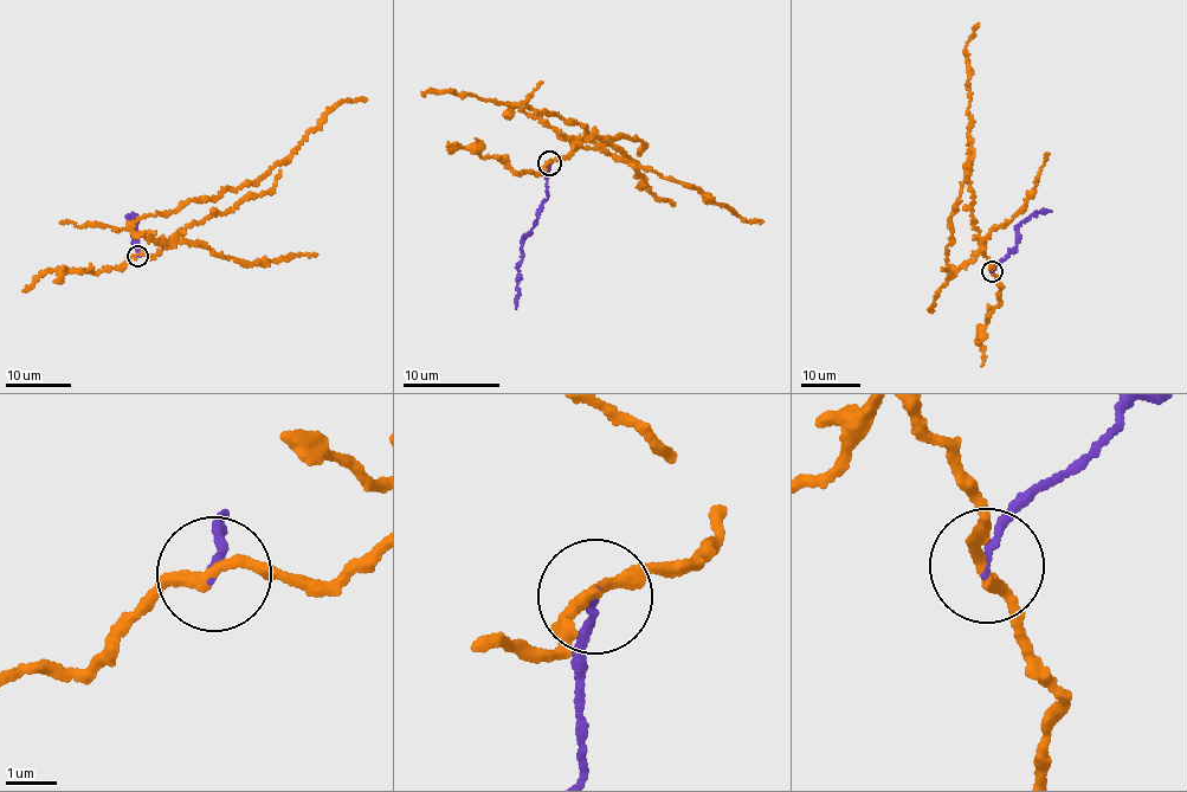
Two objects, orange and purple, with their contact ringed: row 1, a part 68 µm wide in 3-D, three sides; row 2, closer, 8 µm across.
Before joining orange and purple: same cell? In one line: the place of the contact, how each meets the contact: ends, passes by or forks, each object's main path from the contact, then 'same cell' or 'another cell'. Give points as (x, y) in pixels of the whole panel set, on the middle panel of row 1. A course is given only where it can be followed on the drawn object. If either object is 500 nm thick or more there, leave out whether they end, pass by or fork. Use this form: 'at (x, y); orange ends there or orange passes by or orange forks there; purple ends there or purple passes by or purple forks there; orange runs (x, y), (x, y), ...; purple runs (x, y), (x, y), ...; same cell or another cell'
at (549, 162); orange passes by; purple ends there; orange runs (548, 162), (576, 143), (508, 109), (581, 123), (589, 139), (637, 163), (638, 184), (673, 206); purple runs (548, 162), (544, 173), (547, 197), (530, 232), (522, 239), (516, 308); another cell

